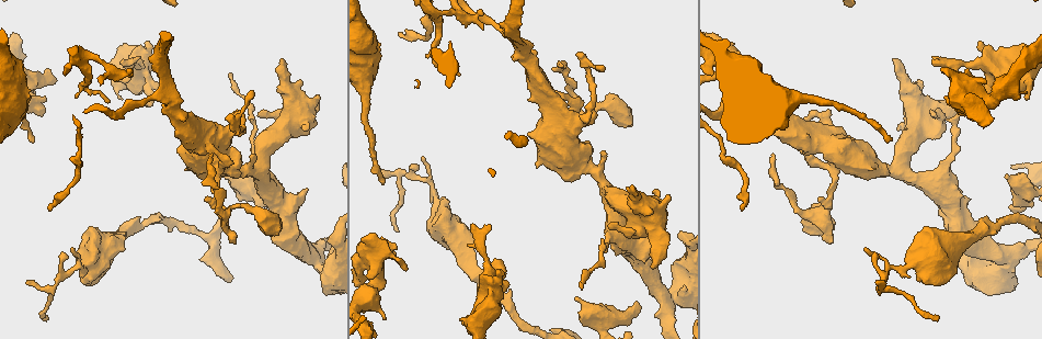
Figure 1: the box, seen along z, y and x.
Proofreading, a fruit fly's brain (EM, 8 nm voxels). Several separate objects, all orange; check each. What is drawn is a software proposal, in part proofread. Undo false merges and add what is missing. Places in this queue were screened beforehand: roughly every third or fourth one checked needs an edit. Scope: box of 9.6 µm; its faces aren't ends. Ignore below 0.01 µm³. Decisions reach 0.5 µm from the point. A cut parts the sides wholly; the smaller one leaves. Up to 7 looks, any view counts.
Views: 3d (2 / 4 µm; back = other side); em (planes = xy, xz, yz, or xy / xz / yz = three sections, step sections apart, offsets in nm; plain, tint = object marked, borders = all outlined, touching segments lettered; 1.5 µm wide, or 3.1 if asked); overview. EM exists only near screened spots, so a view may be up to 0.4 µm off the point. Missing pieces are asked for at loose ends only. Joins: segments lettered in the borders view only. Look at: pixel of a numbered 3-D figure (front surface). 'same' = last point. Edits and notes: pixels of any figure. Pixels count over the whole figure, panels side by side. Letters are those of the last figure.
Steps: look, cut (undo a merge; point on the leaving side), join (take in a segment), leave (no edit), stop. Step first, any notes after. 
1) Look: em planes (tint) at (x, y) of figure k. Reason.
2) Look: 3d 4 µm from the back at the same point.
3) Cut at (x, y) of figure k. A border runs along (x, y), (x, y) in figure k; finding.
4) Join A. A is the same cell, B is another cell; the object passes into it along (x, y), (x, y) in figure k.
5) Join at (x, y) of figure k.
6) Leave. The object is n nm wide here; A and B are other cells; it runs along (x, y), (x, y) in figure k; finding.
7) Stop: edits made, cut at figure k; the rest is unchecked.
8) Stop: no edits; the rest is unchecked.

Look: 3d 2 µm from the back at (130, 76) of figure 1.

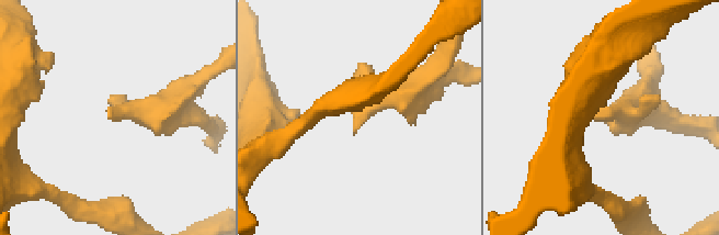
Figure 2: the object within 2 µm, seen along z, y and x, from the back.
Look: em yz step 8 (borders) at (108, 112) of figure 2. Need the tissue.

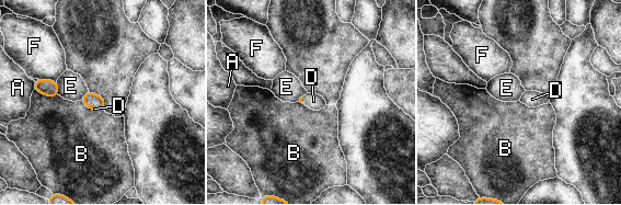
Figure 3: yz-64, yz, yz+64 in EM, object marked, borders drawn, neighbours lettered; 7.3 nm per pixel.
Look: em planes (borders) at the same point.

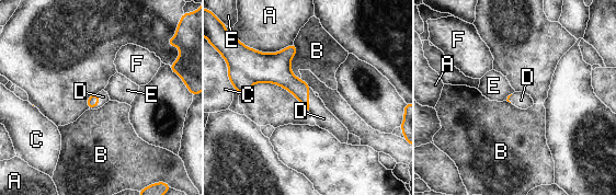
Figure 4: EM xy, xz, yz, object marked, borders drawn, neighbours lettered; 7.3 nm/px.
Join D. The longest contact is with D, 170 nm; D is the same cell, A, B, C, E and F are other cells; the object passes into it along (283, 76), (308, 99), (323, 118) in figure 4; the cell continues.

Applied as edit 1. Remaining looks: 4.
Look: overview. See it whole again.

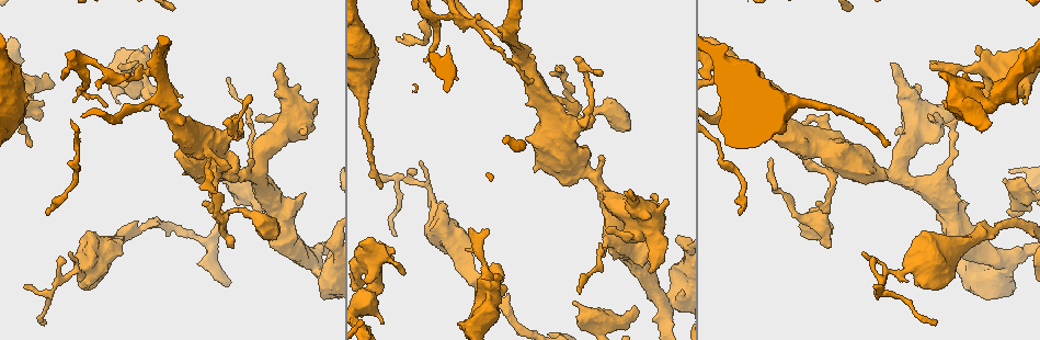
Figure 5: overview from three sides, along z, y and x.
Look: em xz step 8 (tint) at (30, 143) of figure 5. Tapers out.

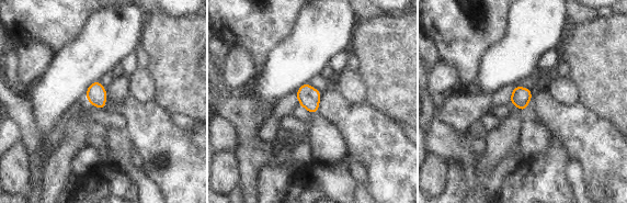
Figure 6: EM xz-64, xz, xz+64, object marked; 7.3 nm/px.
Look: em planes (borders) at the same point.

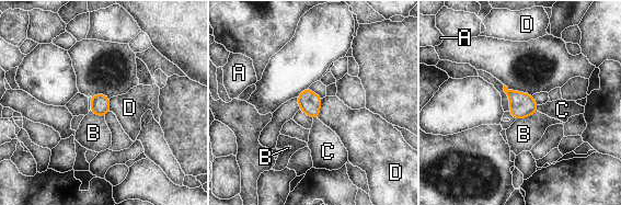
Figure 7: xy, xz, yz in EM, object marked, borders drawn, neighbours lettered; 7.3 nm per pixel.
Join C. The longest contact is with B, 170 nm; C is the same cell, A, B and D are other cells; it goes on there.

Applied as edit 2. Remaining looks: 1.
Stop: edits made, join at figure 4, join at figure 7; the rest is unchecked.

